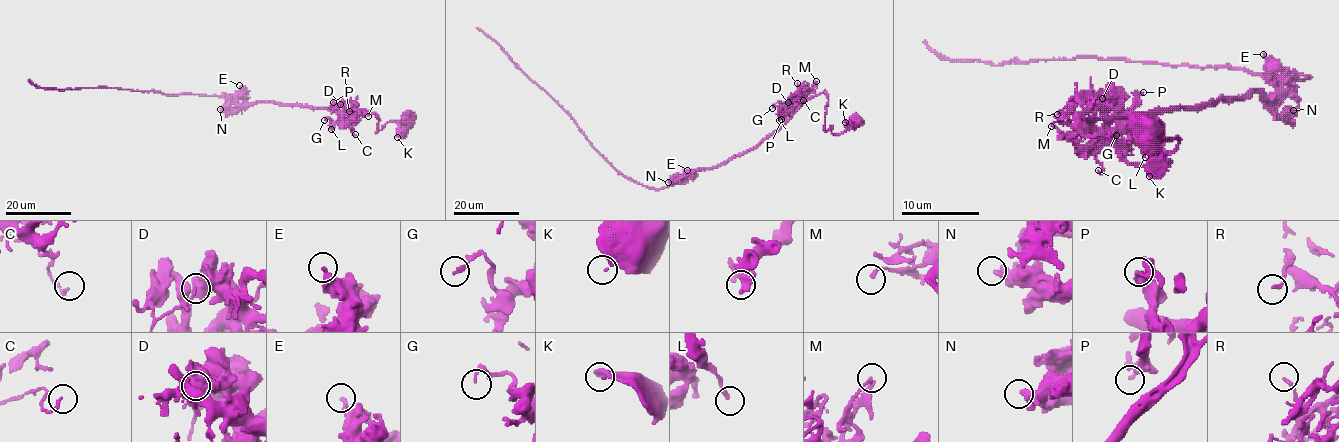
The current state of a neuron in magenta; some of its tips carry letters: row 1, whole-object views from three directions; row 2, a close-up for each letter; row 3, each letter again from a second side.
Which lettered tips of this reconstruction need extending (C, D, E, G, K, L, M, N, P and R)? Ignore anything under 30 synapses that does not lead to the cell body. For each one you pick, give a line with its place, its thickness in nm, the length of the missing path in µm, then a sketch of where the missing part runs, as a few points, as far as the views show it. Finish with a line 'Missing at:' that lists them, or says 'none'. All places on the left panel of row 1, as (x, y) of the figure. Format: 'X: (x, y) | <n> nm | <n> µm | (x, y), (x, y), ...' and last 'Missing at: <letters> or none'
Missing at: none

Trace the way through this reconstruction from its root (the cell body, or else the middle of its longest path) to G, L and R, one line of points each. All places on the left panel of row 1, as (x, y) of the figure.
G: (407, 121), (387, 122), (375, 133), (380, 120), (374, 113), (355, 113), (334, 124), (328, 117), (324, 120)
L: (407, 121), (405, 124), (387, 122), (375, 133), (380, 120), (374, 113), (345, 112), (331, 129)
R: (407, 121), (405, 124), (387, 122), (375, 133), (380, 120), (374, 113), (353, 112), (352, 103), (349, 111)

